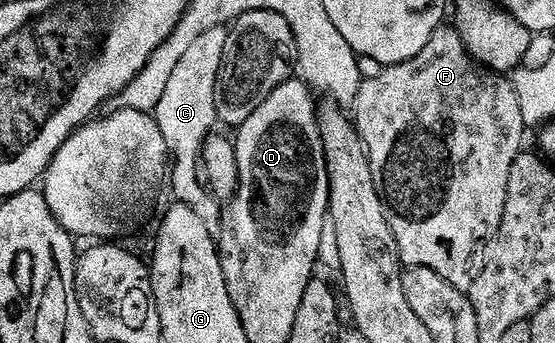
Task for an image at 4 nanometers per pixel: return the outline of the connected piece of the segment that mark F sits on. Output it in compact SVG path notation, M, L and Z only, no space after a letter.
M451 25L438 27L433 37L429 37L429 45L425 45L425 49L417 53L417 57L404 63L394 63L392 67L383 67L380 72L380 75L375 75L372 79L371 76L364 78L359 86L353 108L353 122L355 128L359 130L359 136L363 139L363 148L366 149L369 157L369 169L373 173L375 188L383 202L383 212L399 246L399 258L404 268L433 269L433 273L445 277L445 281L449 281L449 285L453 285L458 291L470 292L473 281L477 281L485 265L487 247L491 243L491 238L497 233L501 225L501 217L505 213L505 201L509 193L509 169L513 169L513 161L517 161L517 157L524 150L525 124L521 104L517 102L514 82L506 74L480 67L465 49L461 37Z

